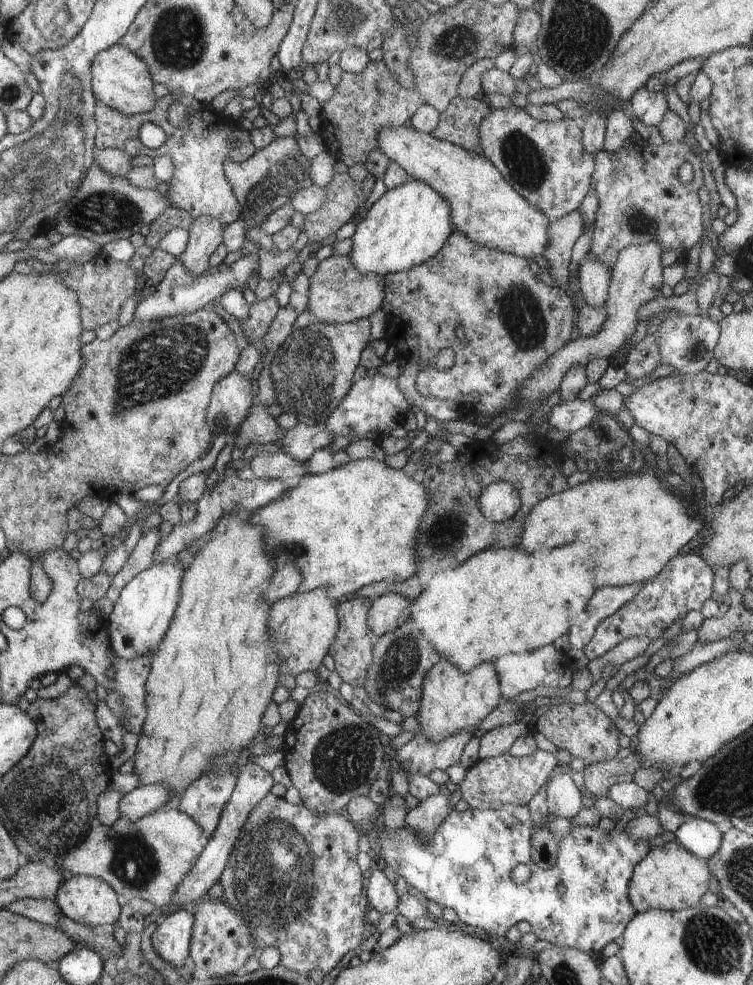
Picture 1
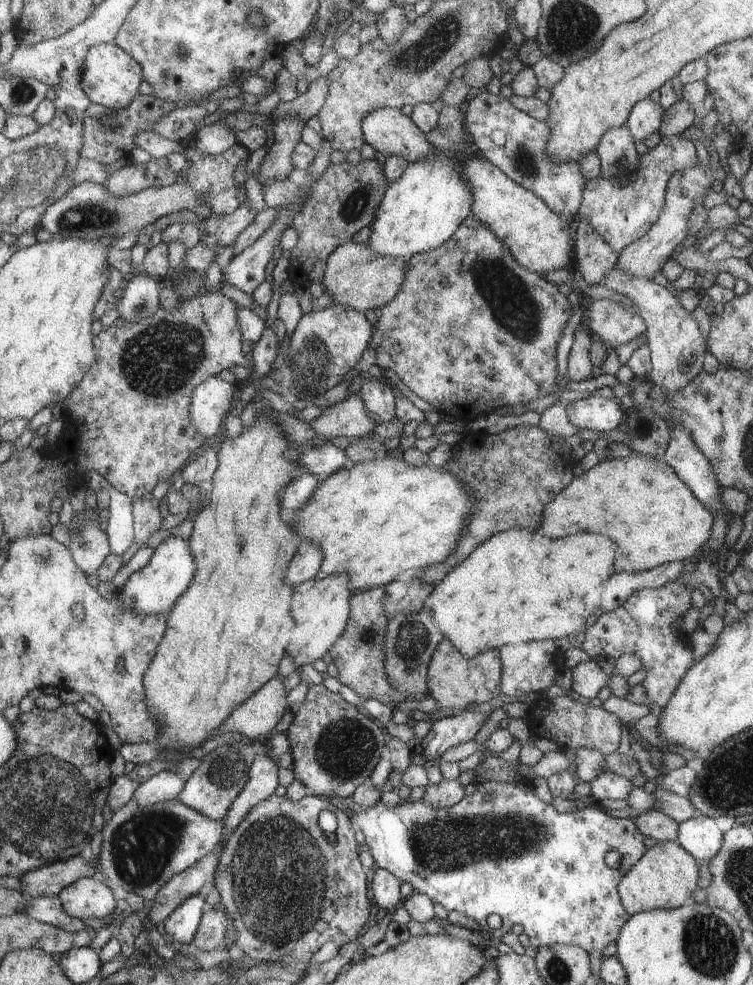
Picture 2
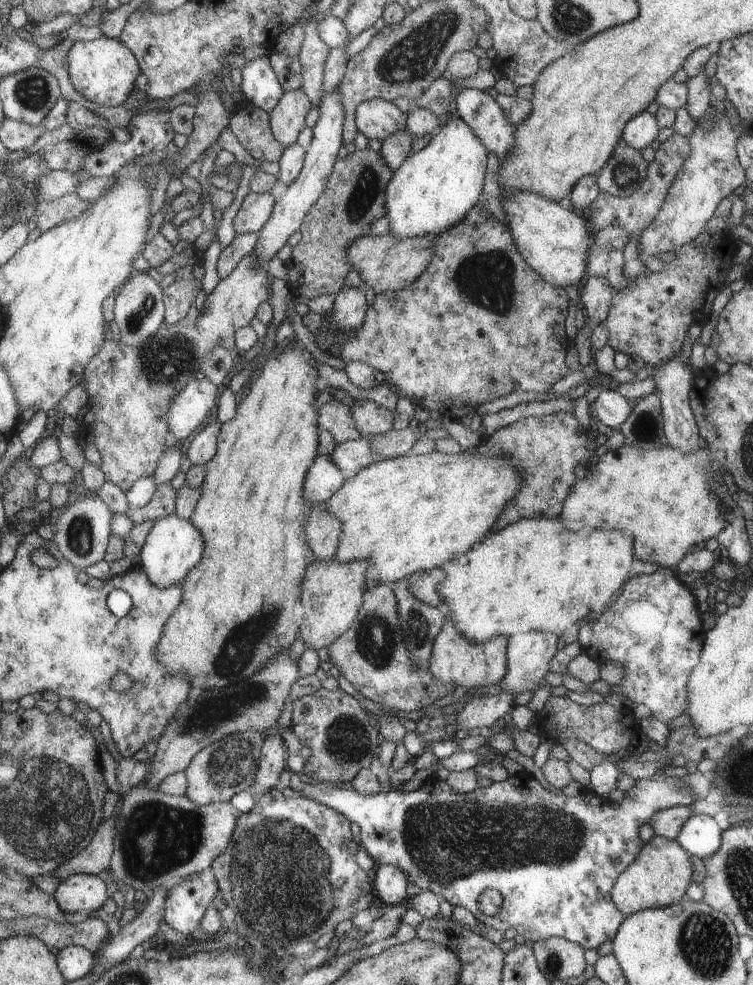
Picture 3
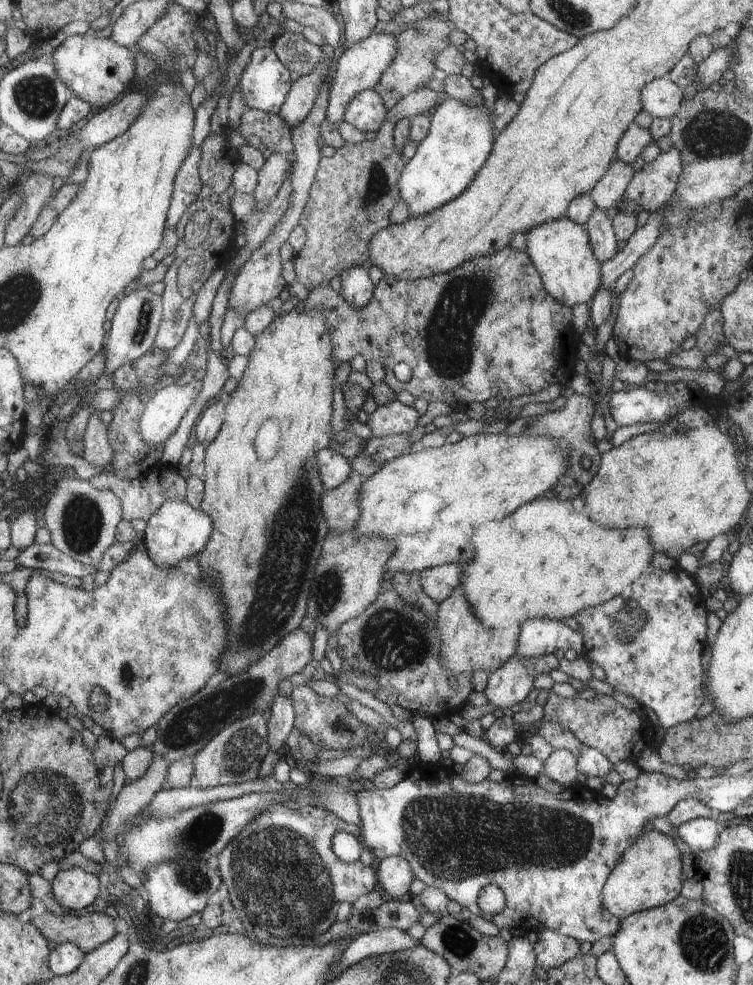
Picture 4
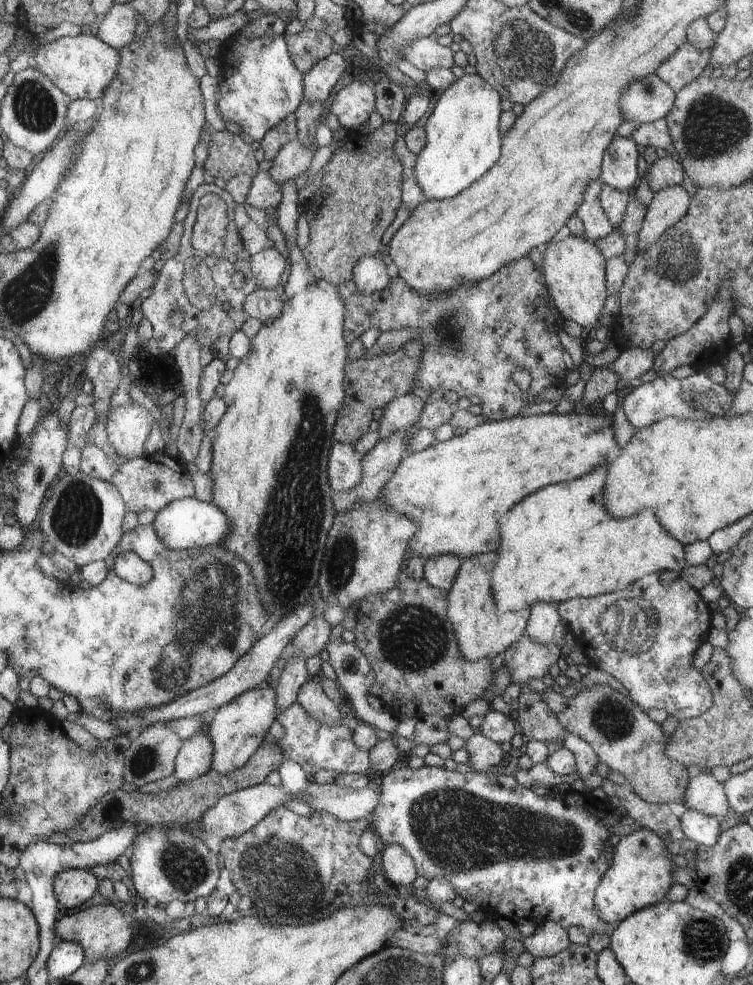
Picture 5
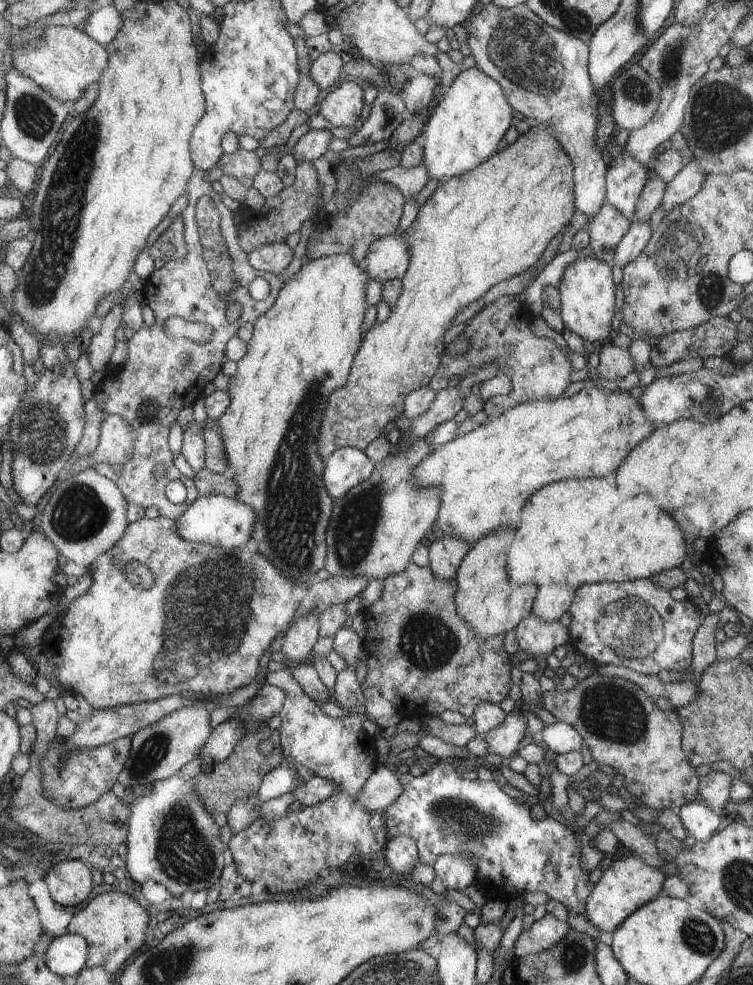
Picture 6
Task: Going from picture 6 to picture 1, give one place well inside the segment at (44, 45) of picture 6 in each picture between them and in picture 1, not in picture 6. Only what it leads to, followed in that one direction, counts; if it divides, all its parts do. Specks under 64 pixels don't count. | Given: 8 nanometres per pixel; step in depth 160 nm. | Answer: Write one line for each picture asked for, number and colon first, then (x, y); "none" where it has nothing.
1: (121, 79)
2: (111, 76)
3: (104, 70)
4: (97, 70)
5: (82, 66)

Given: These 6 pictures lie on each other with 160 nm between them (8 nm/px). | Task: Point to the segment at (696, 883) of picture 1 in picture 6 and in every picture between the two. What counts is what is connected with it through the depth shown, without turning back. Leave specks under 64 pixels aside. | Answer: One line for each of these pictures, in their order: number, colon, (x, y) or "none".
2: (666, 876)
3: (658, 878)
4: (649, 875)
5: (640, 875)
6: (628, 883)

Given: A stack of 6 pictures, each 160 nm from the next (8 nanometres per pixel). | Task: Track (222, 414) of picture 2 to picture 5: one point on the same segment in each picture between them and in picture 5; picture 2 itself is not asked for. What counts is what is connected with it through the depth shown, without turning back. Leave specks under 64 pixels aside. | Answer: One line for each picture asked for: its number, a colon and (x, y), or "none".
3: (188, 413)
4: (166, 408)
5: (128, 426)

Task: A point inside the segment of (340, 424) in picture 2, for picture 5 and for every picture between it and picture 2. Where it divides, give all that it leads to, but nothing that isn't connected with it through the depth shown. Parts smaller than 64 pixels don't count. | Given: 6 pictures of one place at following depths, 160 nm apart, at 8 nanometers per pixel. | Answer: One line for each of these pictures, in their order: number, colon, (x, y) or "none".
3: (371, 418)
4: (394, 418)
5: (403, 412)

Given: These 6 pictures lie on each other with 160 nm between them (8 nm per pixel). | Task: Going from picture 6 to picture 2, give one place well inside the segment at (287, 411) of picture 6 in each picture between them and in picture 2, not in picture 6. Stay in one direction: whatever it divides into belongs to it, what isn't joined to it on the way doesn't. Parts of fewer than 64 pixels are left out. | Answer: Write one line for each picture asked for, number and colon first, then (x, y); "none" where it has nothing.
2: (204, 669)
3: (251, 510)
4: (267, 514)
5: (294, 374)

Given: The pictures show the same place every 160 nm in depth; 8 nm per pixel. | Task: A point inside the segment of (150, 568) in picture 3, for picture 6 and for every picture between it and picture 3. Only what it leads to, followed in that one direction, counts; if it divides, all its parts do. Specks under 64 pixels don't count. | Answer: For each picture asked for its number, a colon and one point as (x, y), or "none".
4: (177, 531)
5: (187, 523)
6: (211, 519)

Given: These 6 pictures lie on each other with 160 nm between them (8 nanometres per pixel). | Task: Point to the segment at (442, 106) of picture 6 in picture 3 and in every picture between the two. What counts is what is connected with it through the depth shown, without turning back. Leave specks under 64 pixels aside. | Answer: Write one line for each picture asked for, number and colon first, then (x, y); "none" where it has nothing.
3: (434, 188)
4: (460, 140)
5: (463, 142)

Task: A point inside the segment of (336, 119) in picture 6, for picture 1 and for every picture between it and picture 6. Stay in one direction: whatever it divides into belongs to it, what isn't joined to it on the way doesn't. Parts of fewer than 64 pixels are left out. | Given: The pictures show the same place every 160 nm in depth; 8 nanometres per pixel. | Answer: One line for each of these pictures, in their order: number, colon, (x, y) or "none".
1: (486, 208)
2: (387, 130)
3: (377, 119)
4: (366, 111)
5: (352, 105)

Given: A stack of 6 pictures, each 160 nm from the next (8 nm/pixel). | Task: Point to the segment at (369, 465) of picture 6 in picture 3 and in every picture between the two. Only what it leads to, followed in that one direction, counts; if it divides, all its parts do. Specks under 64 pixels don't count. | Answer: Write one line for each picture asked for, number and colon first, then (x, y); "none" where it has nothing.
3: (325, 479)
4: (334, 469)
5: (345, 469)

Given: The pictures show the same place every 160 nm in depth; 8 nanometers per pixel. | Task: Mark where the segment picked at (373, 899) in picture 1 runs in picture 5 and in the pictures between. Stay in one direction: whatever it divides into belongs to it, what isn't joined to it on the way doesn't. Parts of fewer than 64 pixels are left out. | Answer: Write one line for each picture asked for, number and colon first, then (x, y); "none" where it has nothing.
2: (386, 887)
3: (391, 881)
4: (395, 875)
5: (398, 866)

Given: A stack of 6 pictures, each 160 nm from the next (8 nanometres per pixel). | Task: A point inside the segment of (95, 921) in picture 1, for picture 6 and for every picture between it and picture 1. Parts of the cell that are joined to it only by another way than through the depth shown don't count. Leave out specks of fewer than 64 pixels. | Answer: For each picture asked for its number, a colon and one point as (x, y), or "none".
2: (86, 898)
3: (83, 893)
4: (74, 889)
5: (72, 887)
6: (70, 882)

